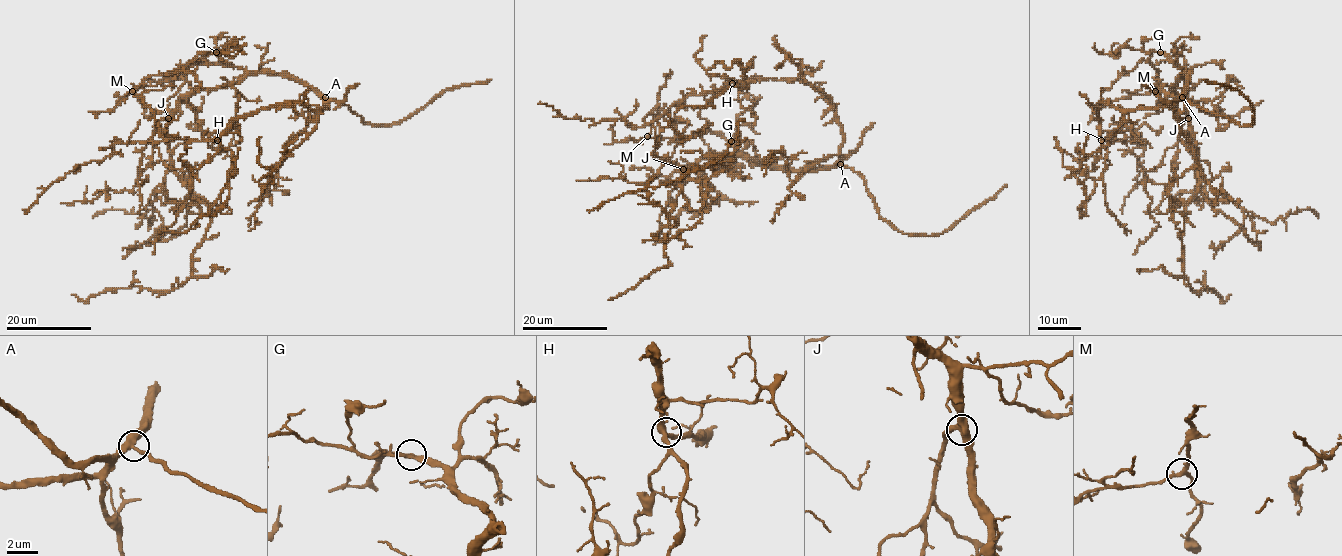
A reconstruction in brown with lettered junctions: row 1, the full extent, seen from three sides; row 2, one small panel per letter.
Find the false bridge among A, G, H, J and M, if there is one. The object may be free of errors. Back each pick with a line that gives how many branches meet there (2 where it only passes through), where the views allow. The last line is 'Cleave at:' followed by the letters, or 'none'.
Cleave at: none

